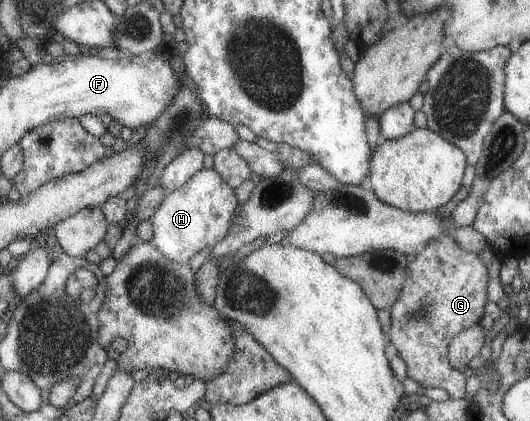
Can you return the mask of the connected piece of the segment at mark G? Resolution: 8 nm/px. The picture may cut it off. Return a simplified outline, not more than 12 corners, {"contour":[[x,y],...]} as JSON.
{"contour":[[450,233],[409,257],[387,339],[407,377],[464,398],[446,352],[488,267]]}

